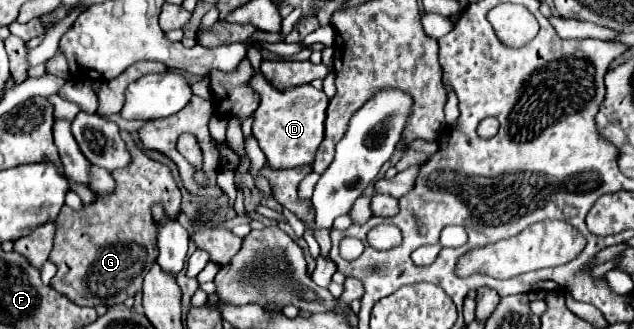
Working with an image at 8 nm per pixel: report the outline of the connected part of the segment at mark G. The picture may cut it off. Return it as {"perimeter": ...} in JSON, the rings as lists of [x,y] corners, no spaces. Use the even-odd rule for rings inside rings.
{"perimeter":[[[121,130],[121,136],[131,152],[131,164],[111,172],[115,190],[97,196],[93,204],[81,210],[63,206],[55,220],[57,232],[49,260],[57,266],[57,274],[51,286],[79,306],[113,306],[135,296],[141,290],[147,268],[159,256],[151,206],[161,204],[171,220],[177,220],[181,212],[182,194],[171,172],[153,170],[153,160],[143,152],[131,132]],[[135,174],[139,174],[137,188]]]}

